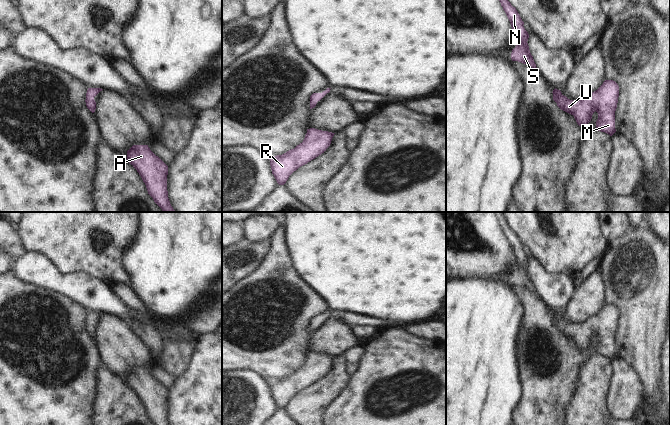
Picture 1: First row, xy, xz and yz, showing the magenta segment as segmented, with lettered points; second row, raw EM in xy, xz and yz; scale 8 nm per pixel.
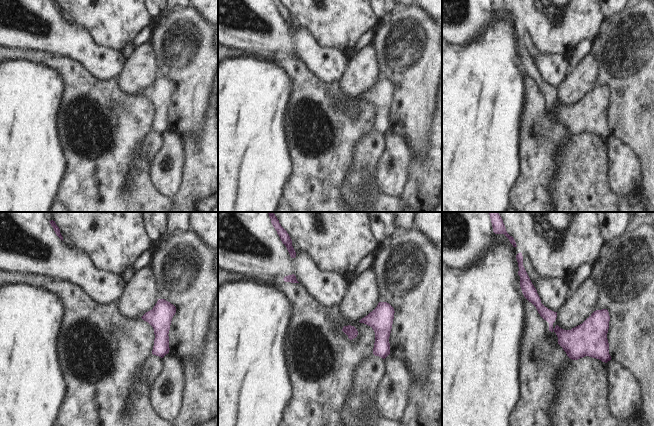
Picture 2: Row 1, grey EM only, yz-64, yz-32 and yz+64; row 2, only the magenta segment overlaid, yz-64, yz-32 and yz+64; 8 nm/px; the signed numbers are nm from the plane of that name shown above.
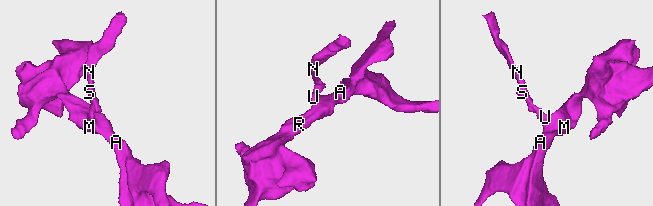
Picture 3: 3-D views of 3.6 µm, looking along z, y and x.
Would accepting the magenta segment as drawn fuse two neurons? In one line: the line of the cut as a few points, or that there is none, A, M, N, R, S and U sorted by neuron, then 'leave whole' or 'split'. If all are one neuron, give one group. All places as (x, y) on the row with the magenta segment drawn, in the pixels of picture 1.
no cut | A M N R S U | leave whole

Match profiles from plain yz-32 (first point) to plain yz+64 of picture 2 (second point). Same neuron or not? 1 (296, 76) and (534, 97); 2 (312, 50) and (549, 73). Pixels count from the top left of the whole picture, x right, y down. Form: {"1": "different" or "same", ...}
{"1": "same", "2": "same"}

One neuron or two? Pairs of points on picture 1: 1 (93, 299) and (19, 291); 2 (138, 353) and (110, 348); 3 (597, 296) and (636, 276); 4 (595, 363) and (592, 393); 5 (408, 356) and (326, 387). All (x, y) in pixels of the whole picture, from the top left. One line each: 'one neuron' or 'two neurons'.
1: two neurons
2: one neuron
3: two neurons
4: one neuron
5: two neurons

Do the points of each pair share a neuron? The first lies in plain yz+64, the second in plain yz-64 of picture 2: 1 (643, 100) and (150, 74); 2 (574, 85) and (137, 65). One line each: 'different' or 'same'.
1: different
2: same

